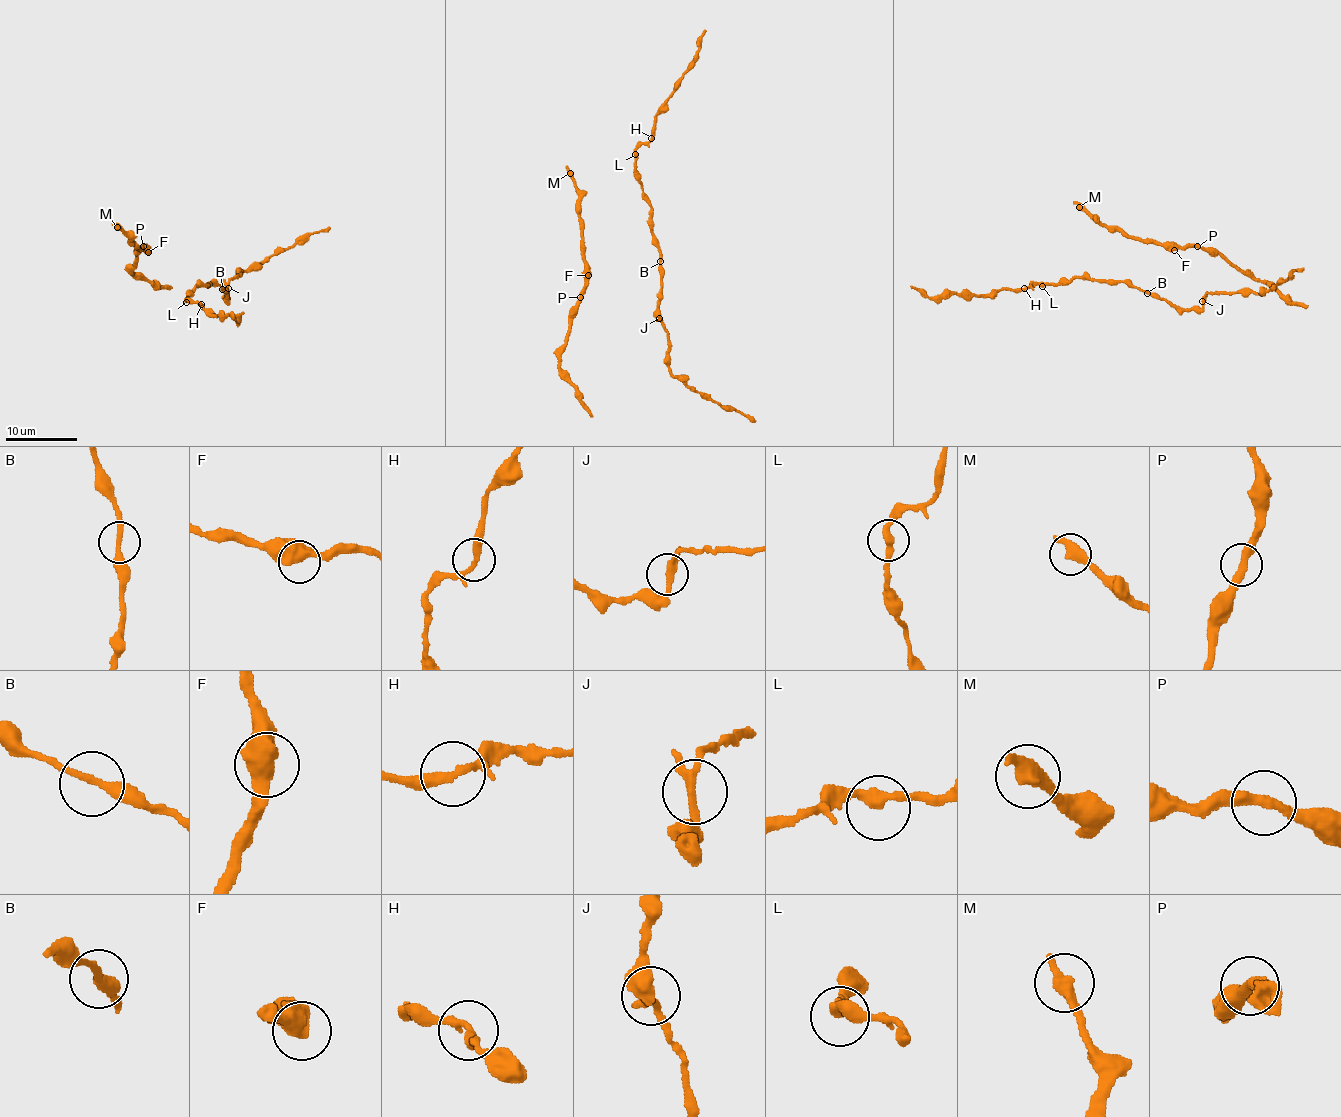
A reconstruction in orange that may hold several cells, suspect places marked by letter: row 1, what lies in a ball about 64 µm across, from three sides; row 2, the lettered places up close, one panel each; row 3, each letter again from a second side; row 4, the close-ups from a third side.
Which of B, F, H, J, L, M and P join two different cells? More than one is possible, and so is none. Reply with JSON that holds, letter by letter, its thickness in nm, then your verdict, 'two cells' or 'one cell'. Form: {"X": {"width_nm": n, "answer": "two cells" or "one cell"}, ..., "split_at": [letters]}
{"B": {"width_nm": 260, "answer": "one cell"}, "F": {"width_nm": 500, "answer": "one cell"}, "H": {"width_nm": 220, "answer": "one cell"}, "J": {"width_nm": 240, "answer": "one cell"}, "L": {"width_nm": 320, "answer": "one cell"}, "M": {"width_nm": 420, "answer": "one cell"}, "P": {"width_nm": 360, "answer": "one cell"}, "split_at": []}

